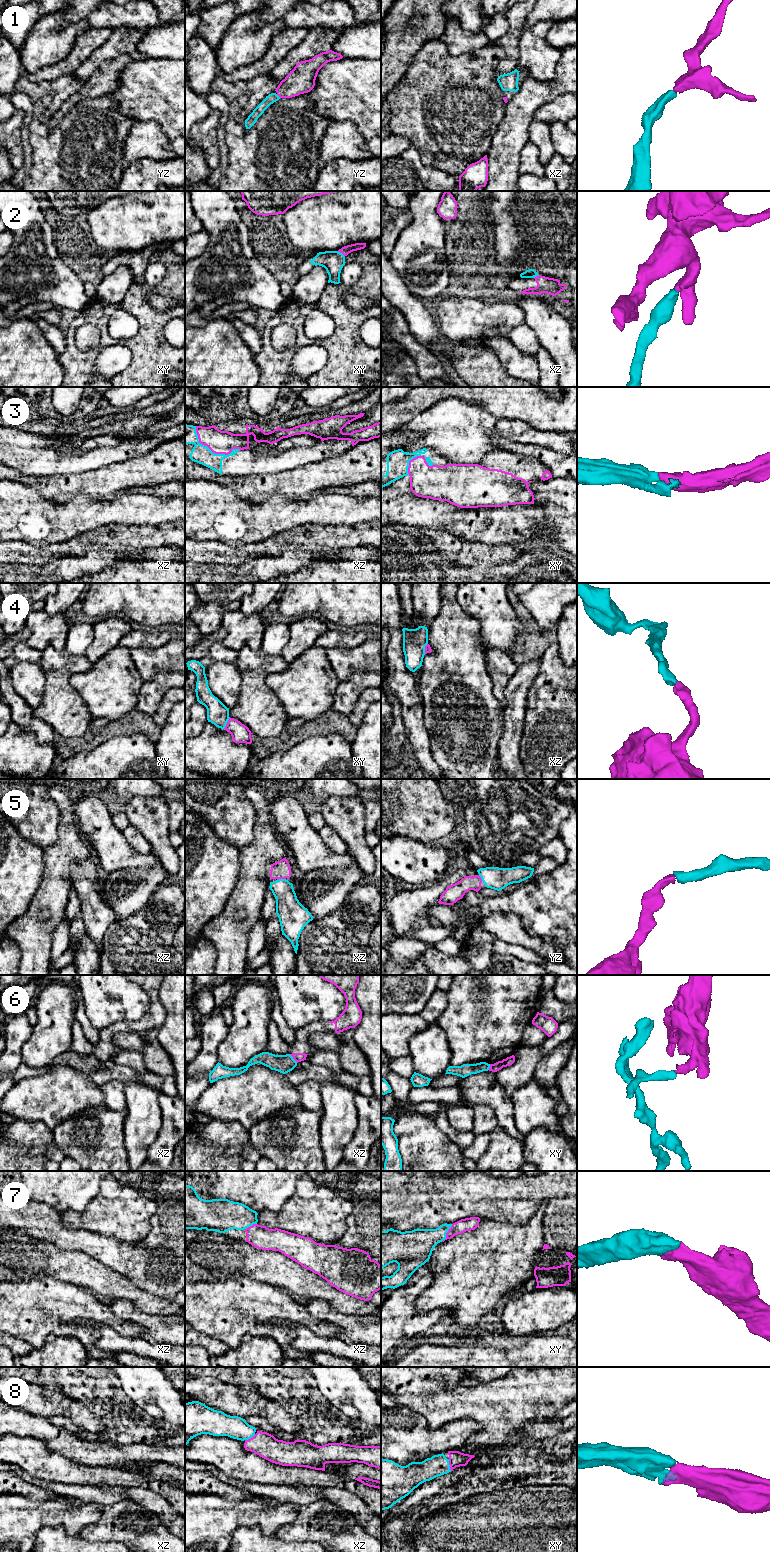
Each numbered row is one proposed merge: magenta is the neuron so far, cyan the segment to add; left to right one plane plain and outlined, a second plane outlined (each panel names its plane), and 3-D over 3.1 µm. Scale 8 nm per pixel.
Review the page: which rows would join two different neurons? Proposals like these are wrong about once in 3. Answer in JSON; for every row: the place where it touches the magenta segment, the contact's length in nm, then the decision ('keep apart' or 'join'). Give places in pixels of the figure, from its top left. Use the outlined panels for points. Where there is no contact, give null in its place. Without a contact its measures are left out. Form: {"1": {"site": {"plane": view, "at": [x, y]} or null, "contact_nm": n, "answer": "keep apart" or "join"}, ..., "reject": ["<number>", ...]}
{"1": {"site": {"plane": "yz", "at": [278, 95]}, "contact_nm": 50, "answer": "join"}, "2": {"site": {"plane": "xy", "at": [341, 252]}, "contact_nm": 80, "answer": "join"}, "3": {"site": {"plane": "xz", "at": [212, 451]}, "contact_nm": 420, "answer": "join"}, "4": {"site": {"plane": "xy", "at": [227, 723]}, "contact_nm": 110, "answer": "join"}, "5": {"site": {"plane": "xz", "at": [281, 878]}, "contact_nm": 70, "answer": "join"}, "6": {"site": {"plane": "xz", "at": [293, 1058]}, "contact_nm": 100, "answer": "keep apart"}, "7": {"site": {"plane": "xy", "at": [446, 1233]}, "contact_nm": 170, "answer": "join"}, "8": {"site": {"plane": "xy", "at": [449, 1464]}, "contact_nm": 100, "answer": "join"}, "reject": ["6"]}

